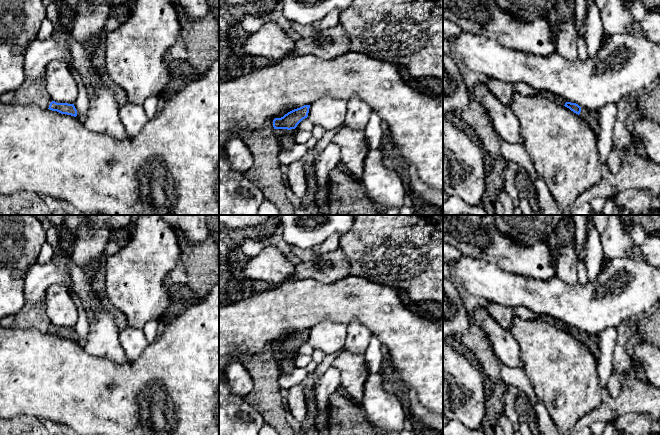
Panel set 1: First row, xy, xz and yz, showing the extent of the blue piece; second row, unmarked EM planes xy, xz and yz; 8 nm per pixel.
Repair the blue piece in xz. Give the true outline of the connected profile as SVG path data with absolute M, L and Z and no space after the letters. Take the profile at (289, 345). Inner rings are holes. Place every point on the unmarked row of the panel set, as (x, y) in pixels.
M304 329L294 333L281 342L273 344L274 356L278 359L282 353L287 353L287 356L295 358L298 355L297 349L308 341L310 329Z

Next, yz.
M566 326L565 331L569 332L574 337L578 338L580 341L582 341L588 349L591 351L593 356L598 359L600 357L600 349L597 345L596 338L586 332L581 332L576 327Z

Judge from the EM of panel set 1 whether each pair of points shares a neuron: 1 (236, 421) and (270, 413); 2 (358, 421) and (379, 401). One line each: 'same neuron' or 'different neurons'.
1: different neurons
2: different neurons

